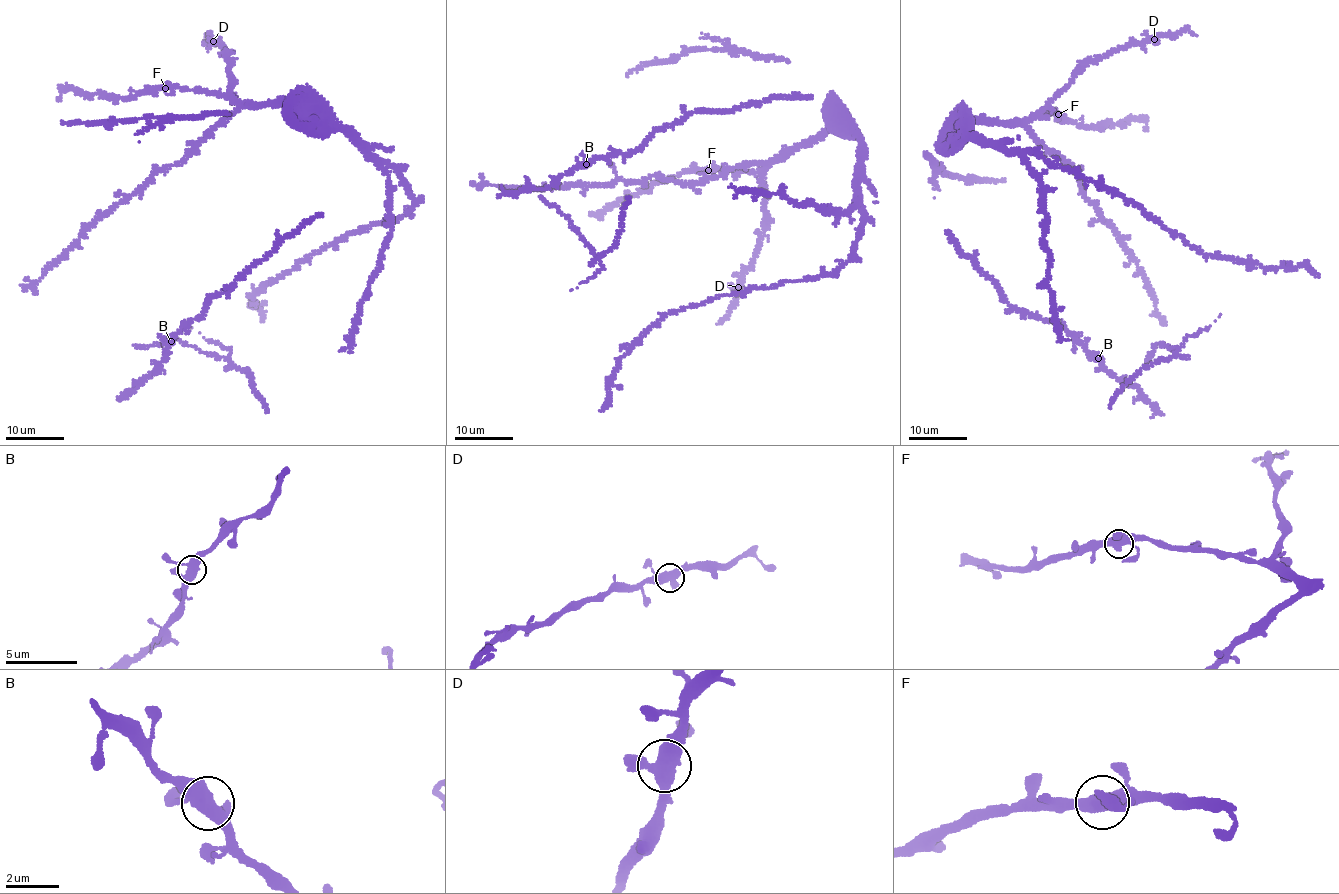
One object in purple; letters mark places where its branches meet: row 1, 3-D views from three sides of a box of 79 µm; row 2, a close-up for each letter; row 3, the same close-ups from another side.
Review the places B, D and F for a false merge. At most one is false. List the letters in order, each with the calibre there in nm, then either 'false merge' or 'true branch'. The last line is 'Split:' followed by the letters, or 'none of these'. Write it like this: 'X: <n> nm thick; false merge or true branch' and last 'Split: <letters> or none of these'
B: 440 nm thick; true branch
D: 440 nm thick; true branch
F: 440 nm thick; true branch
Split: none of these

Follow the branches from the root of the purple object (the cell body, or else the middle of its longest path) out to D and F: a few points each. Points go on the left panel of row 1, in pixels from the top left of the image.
D: (393, 168), (345, 131), (308, 120), (292, 105), (233, 102), (227, 52), (213, 41)
F: (393, 168), (369, 155), (345, 131), (330, 123), (308, 120), (292, 105), (247, 106), (203, 91), (165, 88)

